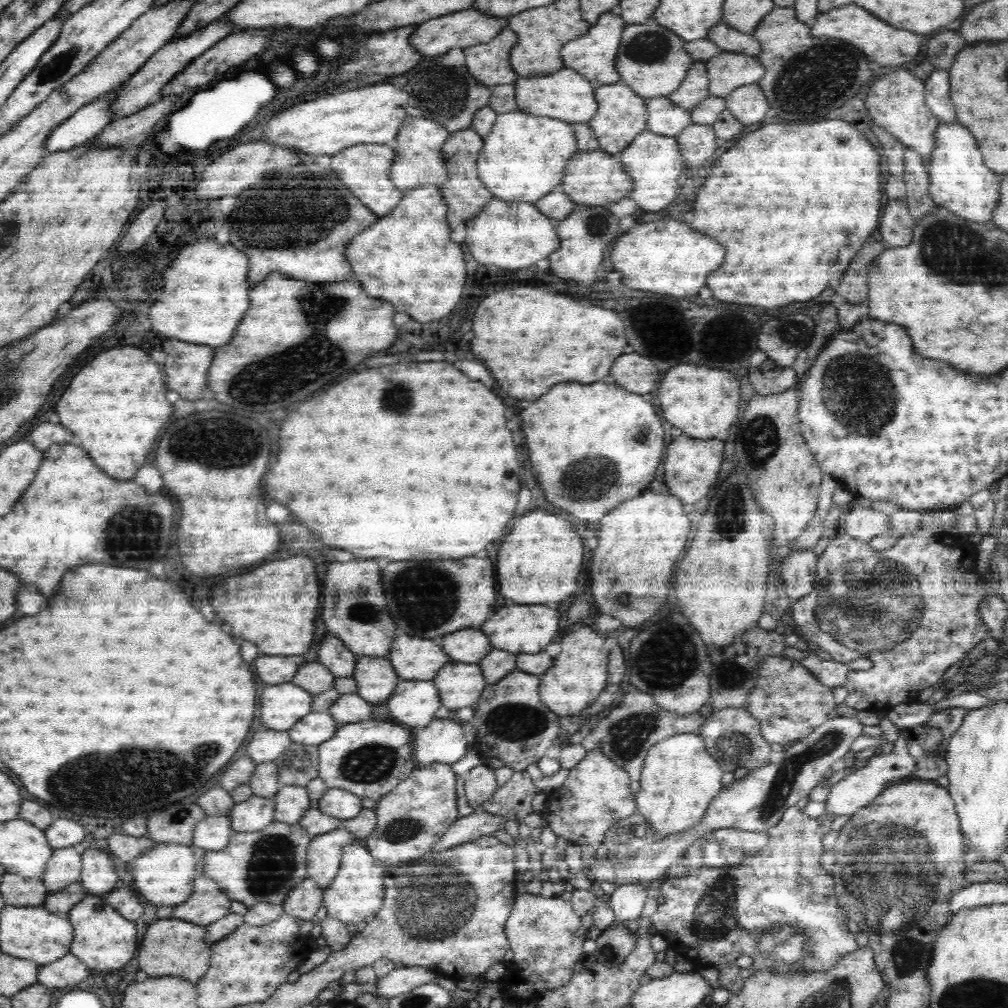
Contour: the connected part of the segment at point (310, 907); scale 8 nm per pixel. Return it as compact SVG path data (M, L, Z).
M309 877L292 888L283 902L286 913L302 920L311 920L316 916L323 904L324 890L320 889L316 882Z

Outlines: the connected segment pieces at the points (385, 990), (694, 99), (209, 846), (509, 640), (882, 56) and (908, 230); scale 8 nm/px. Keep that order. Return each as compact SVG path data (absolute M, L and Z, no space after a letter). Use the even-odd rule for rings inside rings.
M404 966L395 968L384 977L377 978L377 994L387 999L406 992L412 992L414 988L422 984L436 983L436 976L430 969L423 966Z
M693 61L692 66L688 68L688 74L680 84L680 88L668 98L678 106L691 110L698 106L704 98L710 95L708 92L708 71L706 70L705 61Z
M207 816L196 826L193 845L206 852L224 850L233 834L230 816Z
M510 606L502 608L490 616L490 620L482 626L484 634L490 638L494 648L516 652L516 654L536 654L542 652L548 644L552 644L560 630L560 614L548 606Z
M854 2L838 6L834 10L820 11L813 20L810 32L815 37L842 38L842 40L854 44L856 48L860 48L870 62L876 62L880 66L898 66L898 64L910 62L918 56L920 46L924 44L922 36L908 32L908 30L892 28L886 22L882 22L882 19Z
M890 200L890 204L882 208L879 230L887 245L908 246L912 242L914 223L906 202Z

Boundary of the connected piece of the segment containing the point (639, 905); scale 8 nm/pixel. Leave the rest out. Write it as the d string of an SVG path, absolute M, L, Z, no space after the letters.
M626 884L618 887L610 896L608 903L615 914L614 924L634 929L642 916L644 904L649 893L647 886Z

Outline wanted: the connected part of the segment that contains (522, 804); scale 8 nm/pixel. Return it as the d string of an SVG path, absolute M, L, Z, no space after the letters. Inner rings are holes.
M514 771L514 776L504 786L498 786L494 797L483 804L482 812L505 820L524 820L533 812L532 801L538 792L527 771Z

